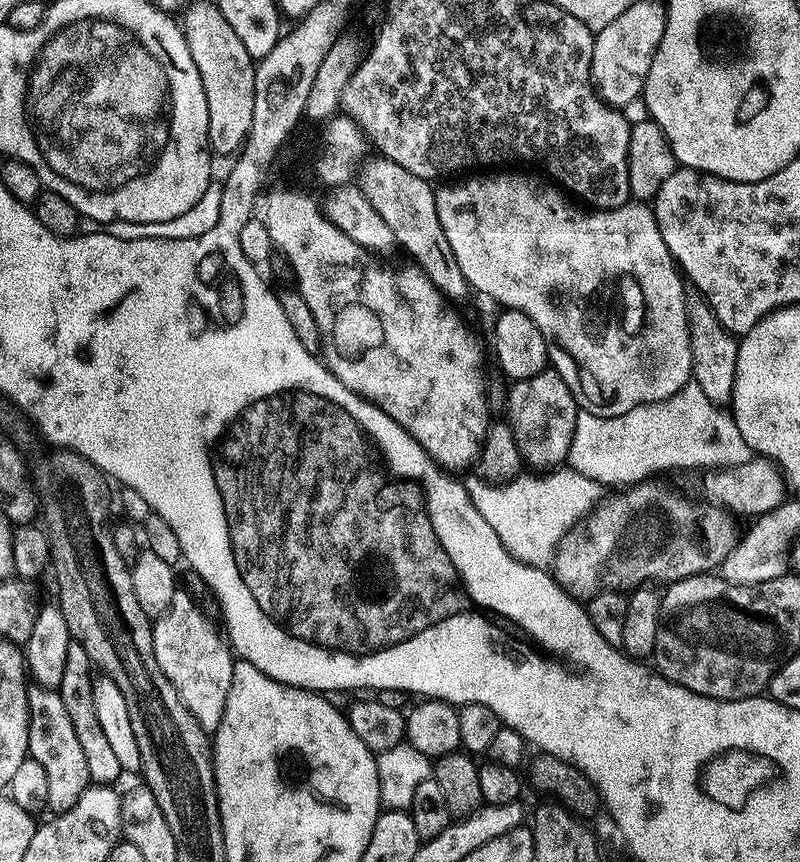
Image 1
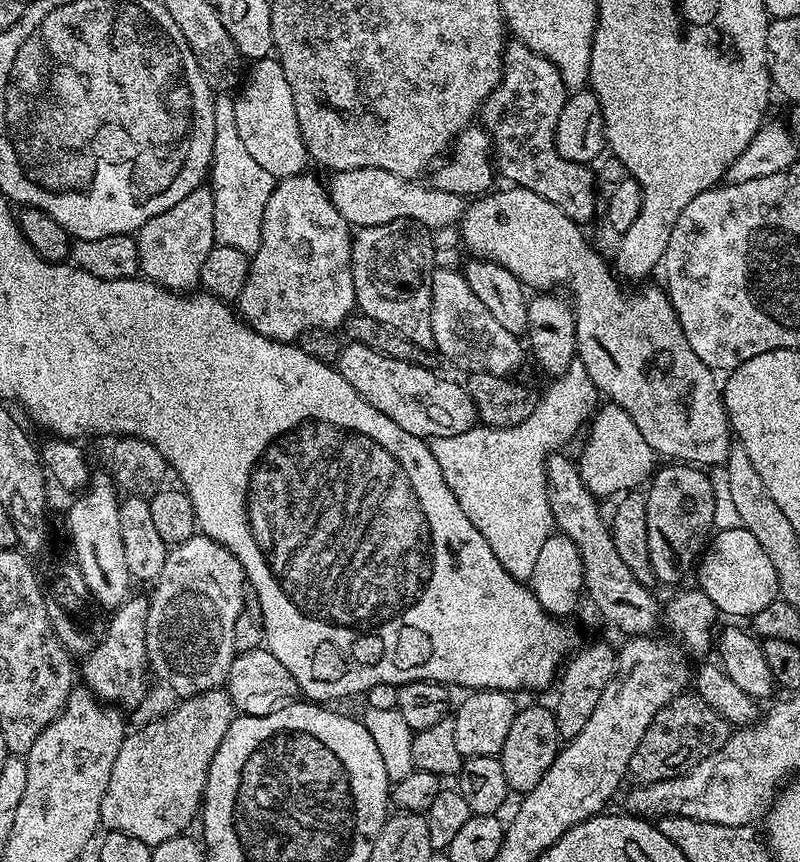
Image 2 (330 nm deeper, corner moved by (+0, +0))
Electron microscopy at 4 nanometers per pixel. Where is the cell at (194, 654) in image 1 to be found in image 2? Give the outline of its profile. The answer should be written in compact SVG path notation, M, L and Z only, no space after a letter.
M195 534L186 542L178 545L173 545L168 551L165 558L164 566L160 574L153 581L152 592L148 594L148 608L146 616L146 654L148 655L148 667L164 684L169 684L174 691L177 692L177 697L187 698L190 696L197 696L211 688L219 688L225 683L230 670L231 662L237 656L237 651L234 646L234 625L236 620L243 613L242 606L242 586L245 583L244 571L242 570L241 563L234 558L234 554L230 554L228 548L223 544L212 540L210 537L203 534Z

